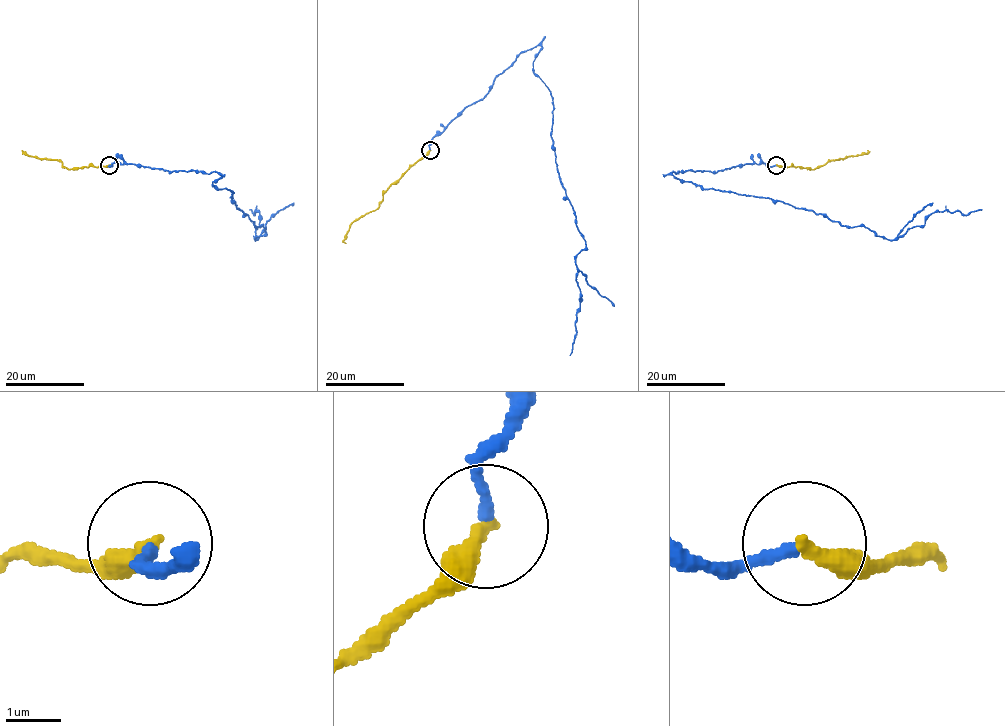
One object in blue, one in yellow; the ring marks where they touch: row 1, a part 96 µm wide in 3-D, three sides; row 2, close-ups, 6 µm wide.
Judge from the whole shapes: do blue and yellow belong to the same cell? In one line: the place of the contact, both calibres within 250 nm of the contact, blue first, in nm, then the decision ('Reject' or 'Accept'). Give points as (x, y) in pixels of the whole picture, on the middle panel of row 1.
Place: (430, 150). Thickness 180 nm (blue) against 360 nm. Accept

